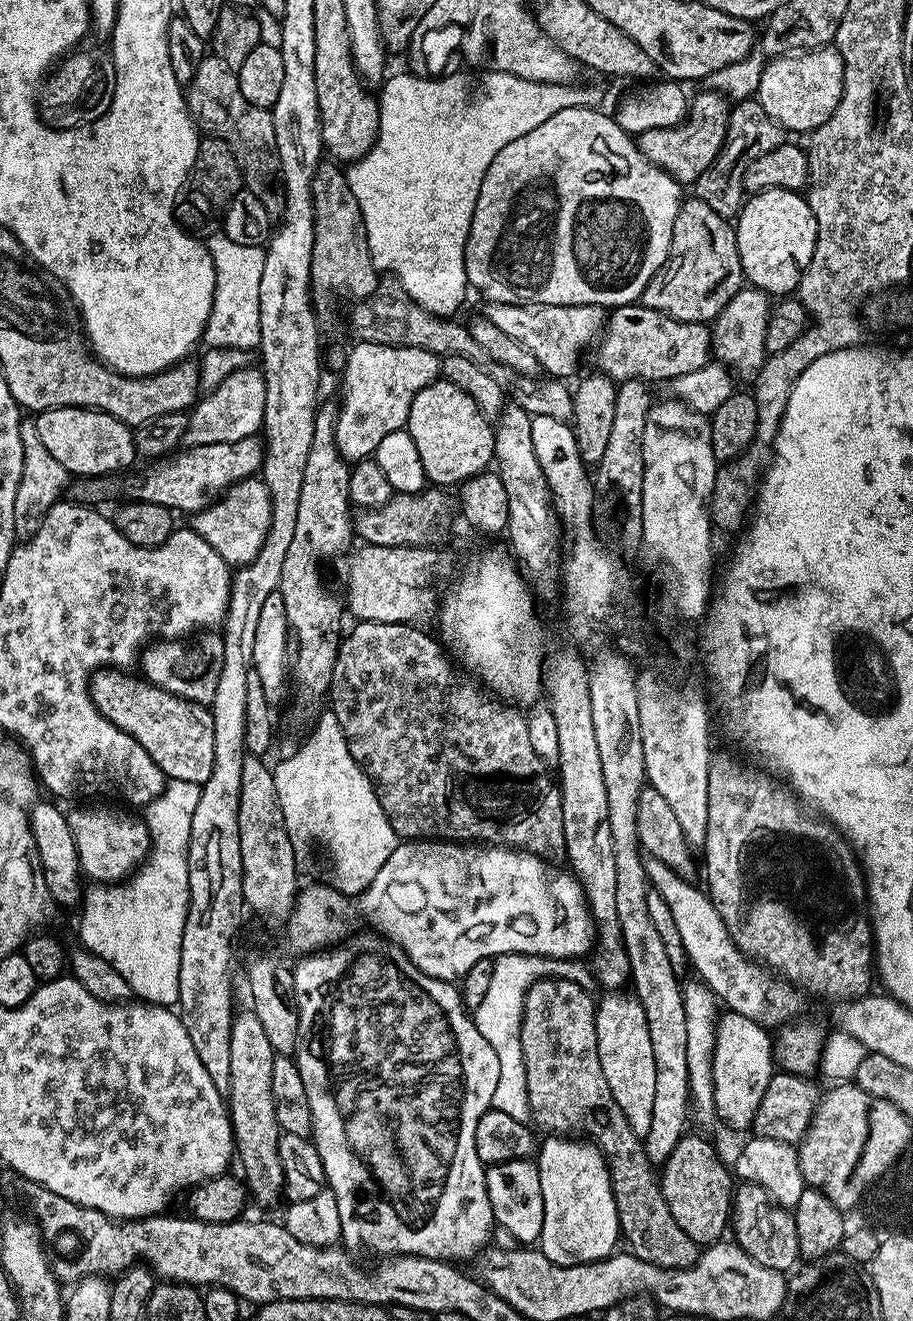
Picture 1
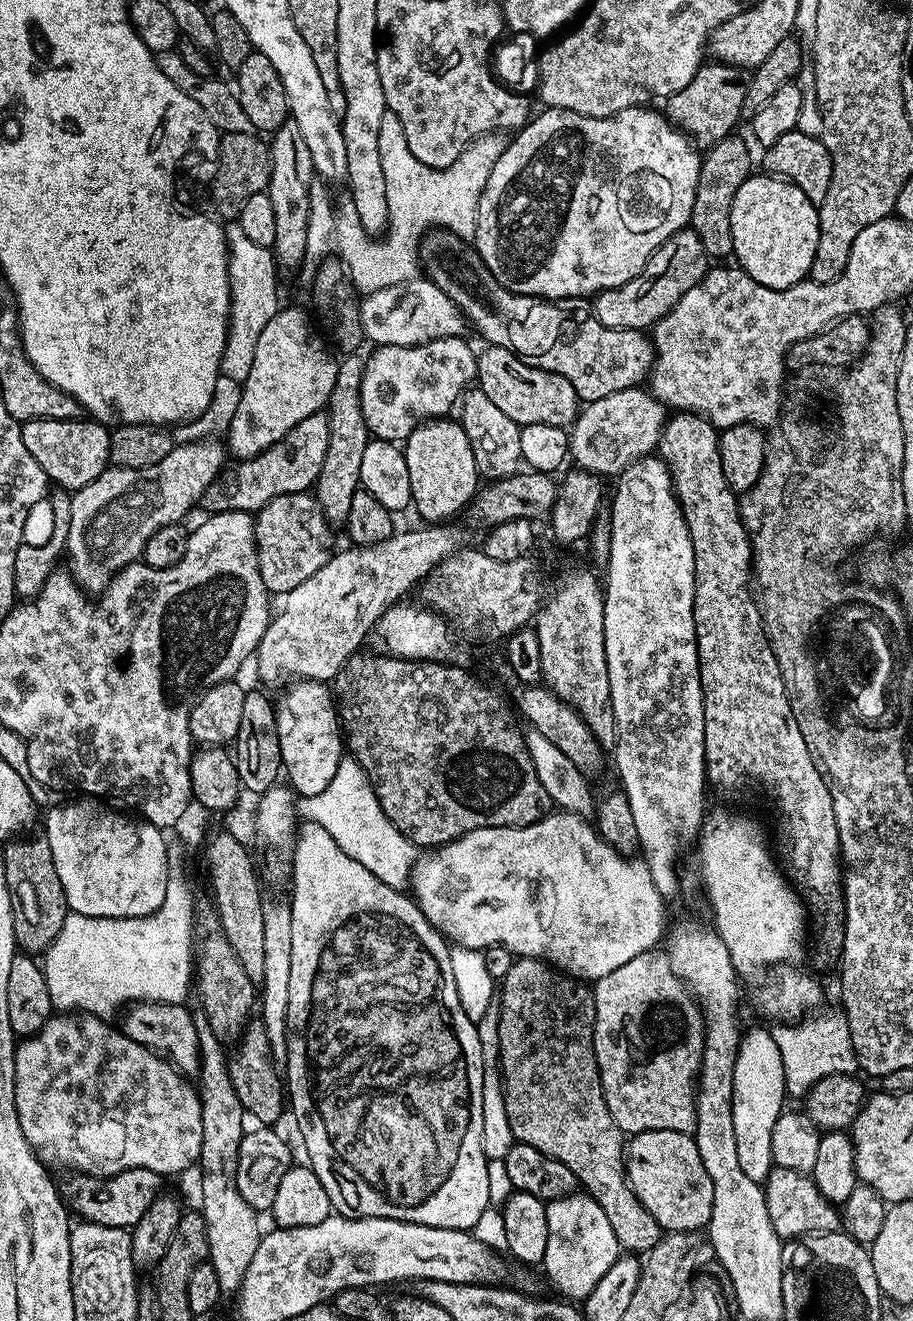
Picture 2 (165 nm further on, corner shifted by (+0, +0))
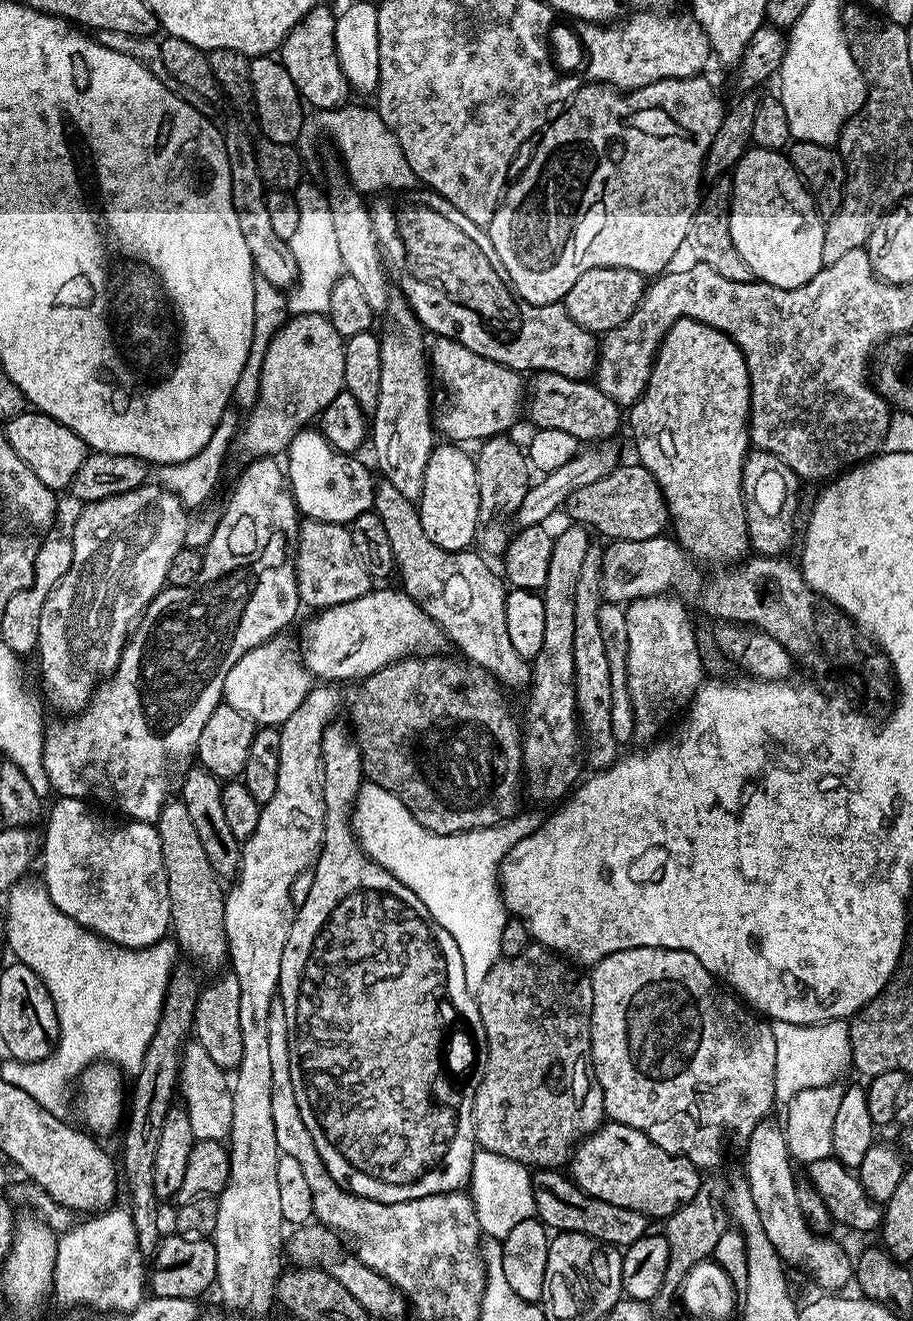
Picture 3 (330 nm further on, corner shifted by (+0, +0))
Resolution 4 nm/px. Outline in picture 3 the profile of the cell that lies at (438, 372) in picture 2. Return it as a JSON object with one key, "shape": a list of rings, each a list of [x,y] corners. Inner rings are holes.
{"shape":[[[445,336],[433,339],[431,344],[430,368],[448,395],[448,405],[434,416],[439,435],[452,442],[483,442],[490,436],[512,430],[508,428],[515,426],[520,412],[522,416],[522,401],[526,396],[525,377],[515,368],[503,368],[498,362],[482,358],[482,354],[474,354],[458,341]]]}

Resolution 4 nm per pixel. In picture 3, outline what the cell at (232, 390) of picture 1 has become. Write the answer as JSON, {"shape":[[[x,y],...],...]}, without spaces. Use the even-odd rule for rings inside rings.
{"shape":[[[151,482],[93,504],[84,504],[81,509],[80,517],[70,533],[74,562],[70,562],[70,570],[66,570],[50,598],[46,598],[38,626],[40,676],[44,679],[49,698],[64,714],[75,714],[87,708],[96,689],[118,666],[134,625],[144,615],[148,603],[168,584],[170,558],[185,547],[190,519],[183,501],[170,490]]]}

